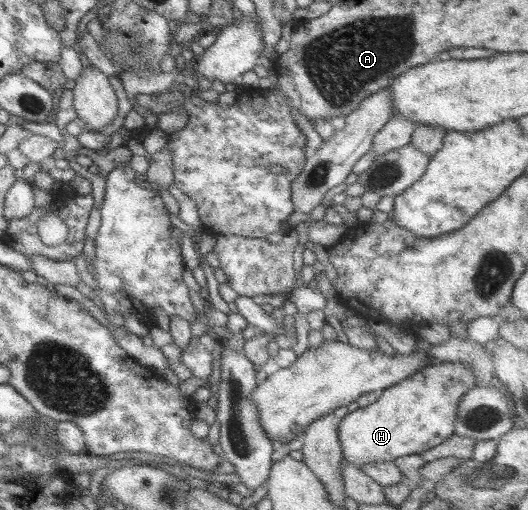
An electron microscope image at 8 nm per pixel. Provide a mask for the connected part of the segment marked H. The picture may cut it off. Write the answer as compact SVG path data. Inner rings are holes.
M442 363L423 366L421 372L414 372L412 376L378 393L378 399L367 407L362 407L347 413L337 426L338 445L343 459L360 469L367 463L392 462L398 457L418 455L442 443L453 433L456 421L456 405L464 393L474 386L472 370L464 363Z

